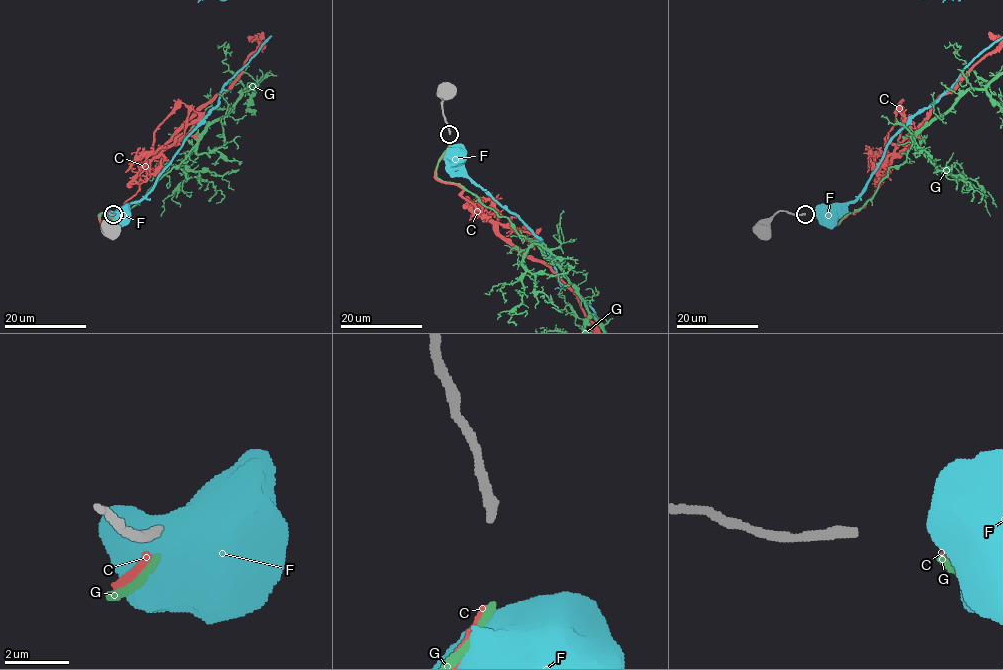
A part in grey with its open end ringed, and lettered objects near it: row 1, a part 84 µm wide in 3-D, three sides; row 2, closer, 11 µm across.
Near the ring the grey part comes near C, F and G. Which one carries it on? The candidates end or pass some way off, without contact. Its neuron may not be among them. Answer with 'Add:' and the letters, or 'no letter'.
Add: C

